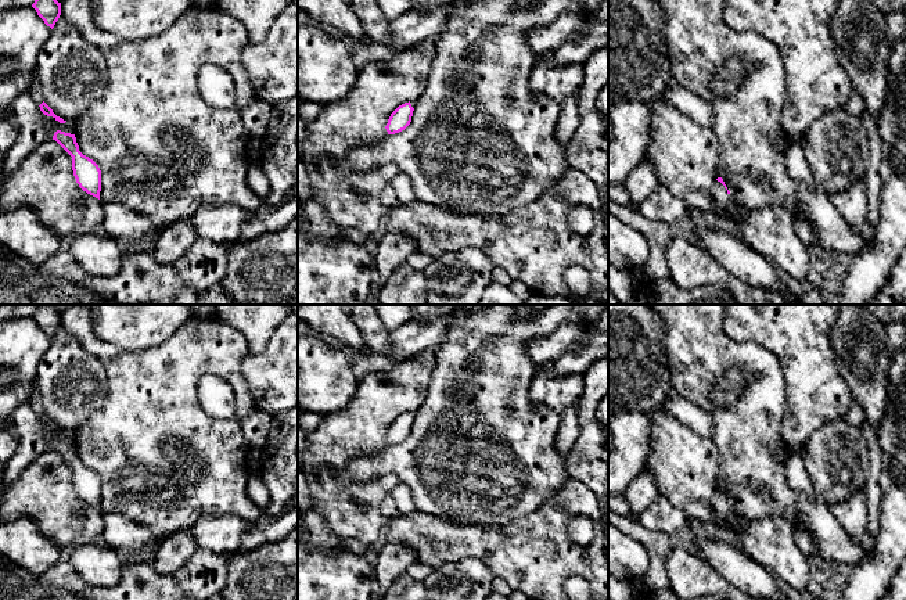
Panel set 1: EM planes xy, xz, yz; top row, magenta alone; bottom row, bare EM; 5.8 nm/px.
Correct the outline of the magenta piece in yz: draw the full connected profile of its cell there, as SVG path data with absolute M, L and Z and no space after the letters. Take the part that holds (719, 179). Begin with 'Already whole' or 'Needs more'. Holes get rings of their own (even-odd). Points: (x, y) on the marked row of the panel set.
Needs more. M718 177L712 188L712 202L715 209L726 208L733 204L733 197L722 177Z

